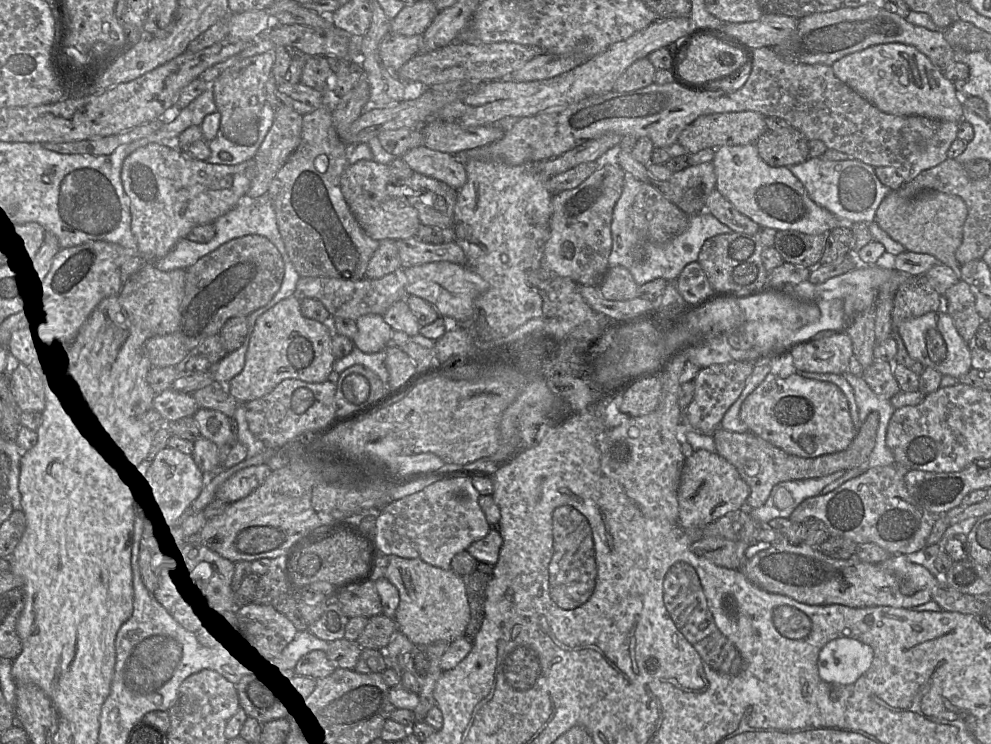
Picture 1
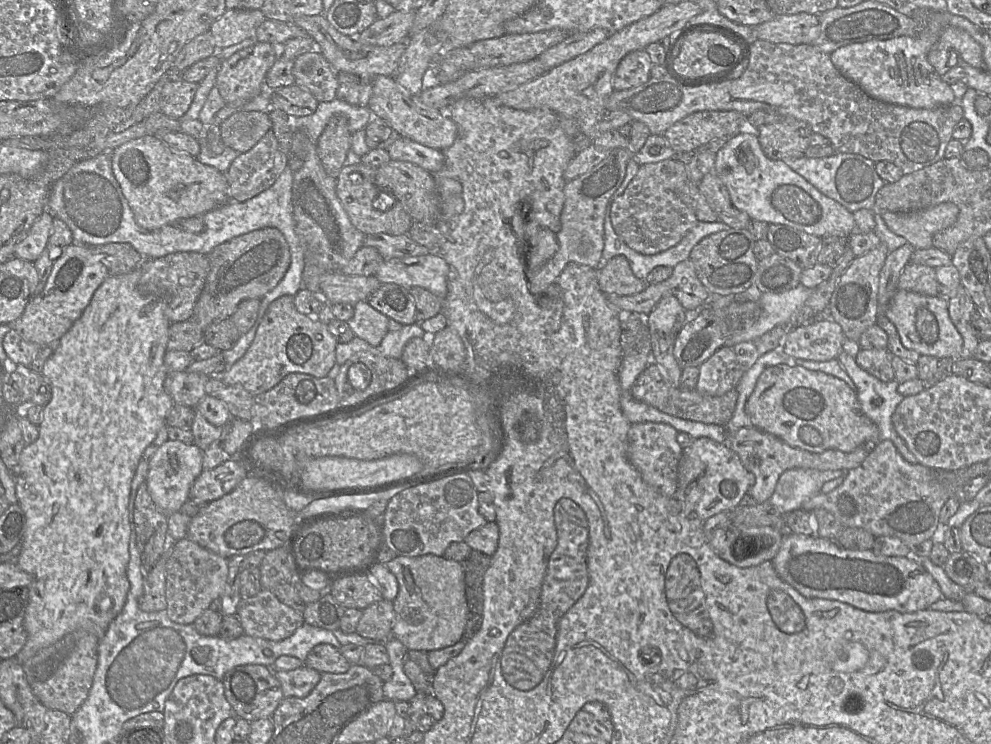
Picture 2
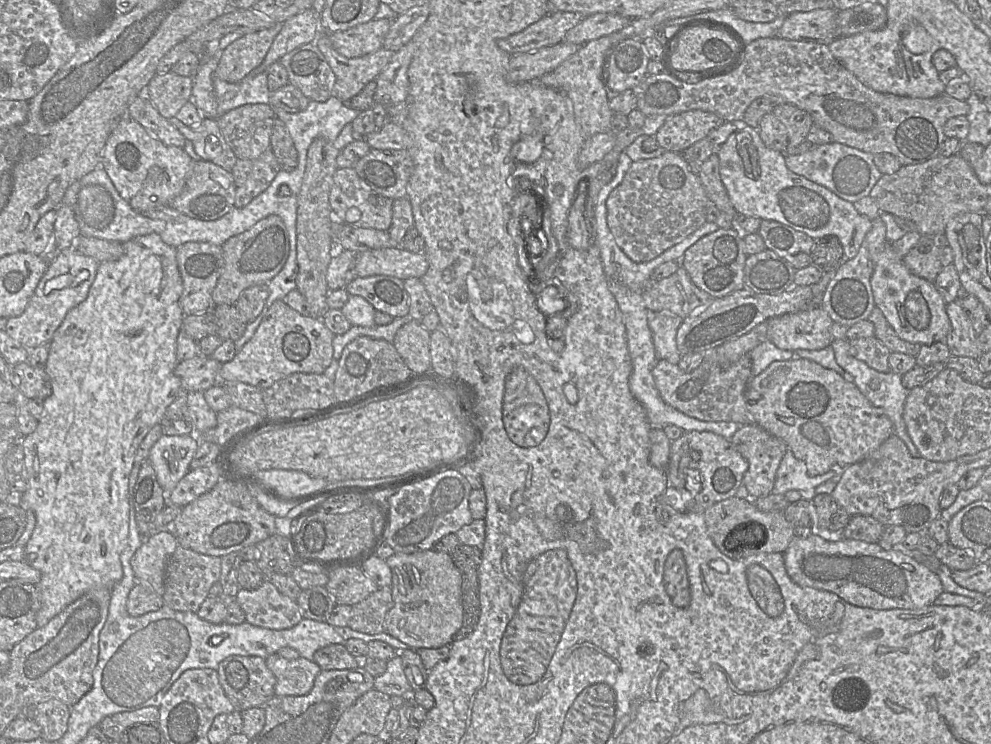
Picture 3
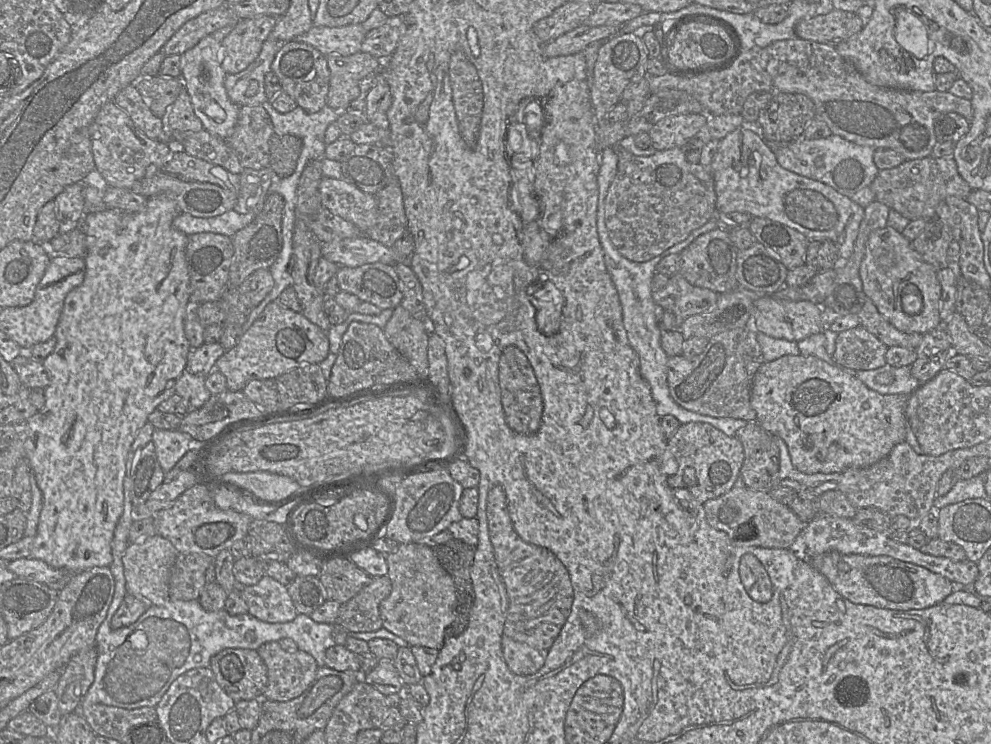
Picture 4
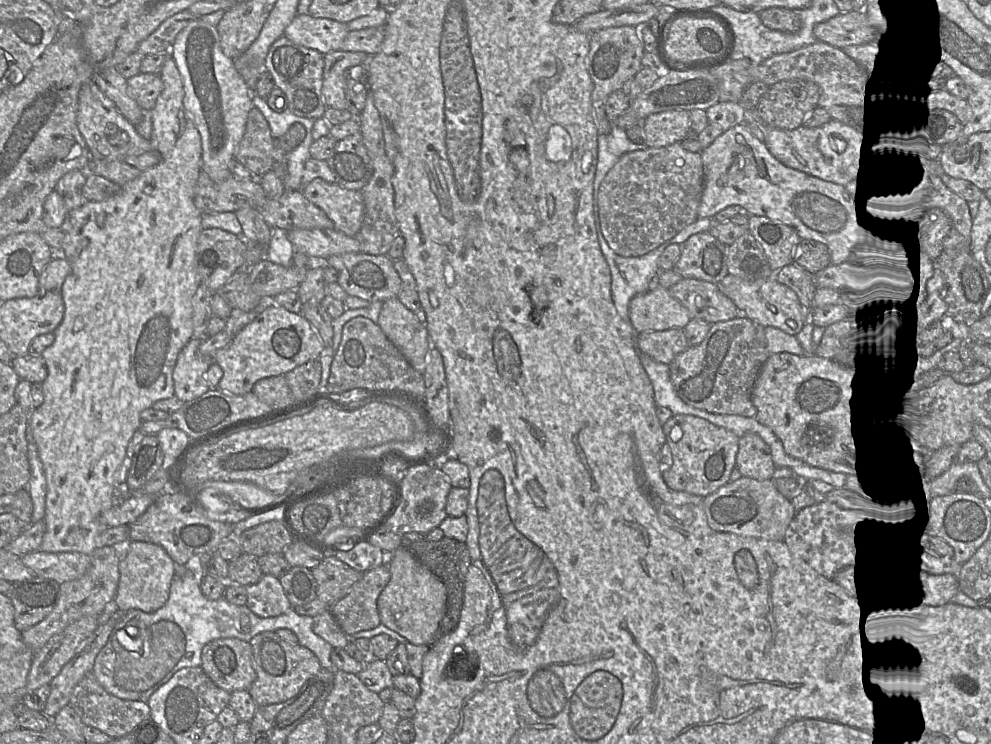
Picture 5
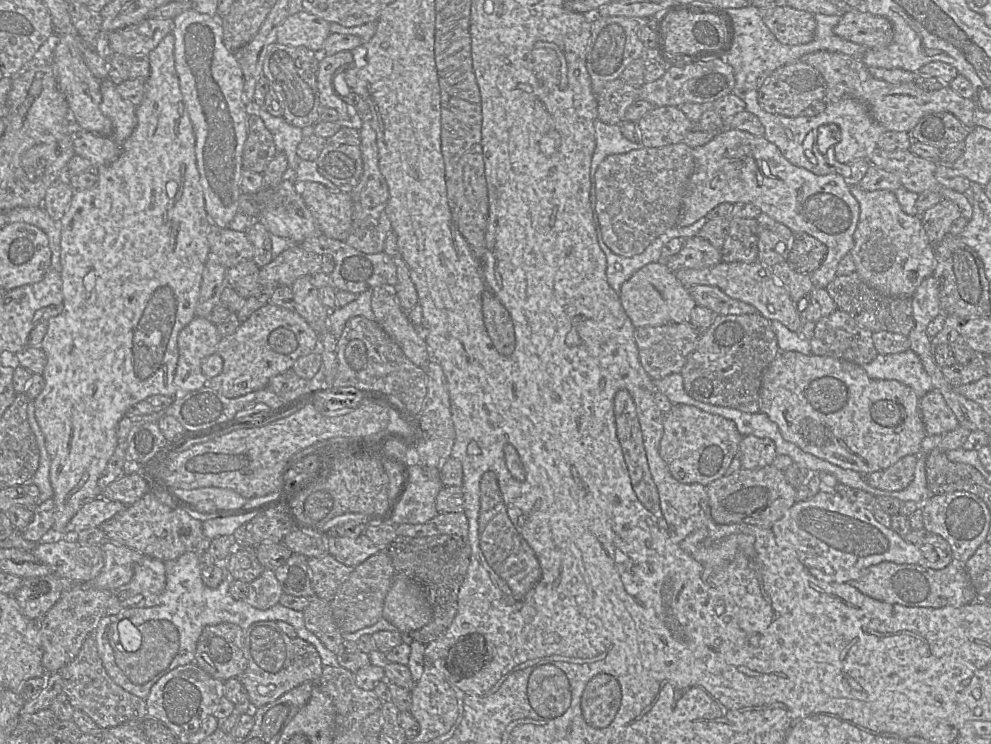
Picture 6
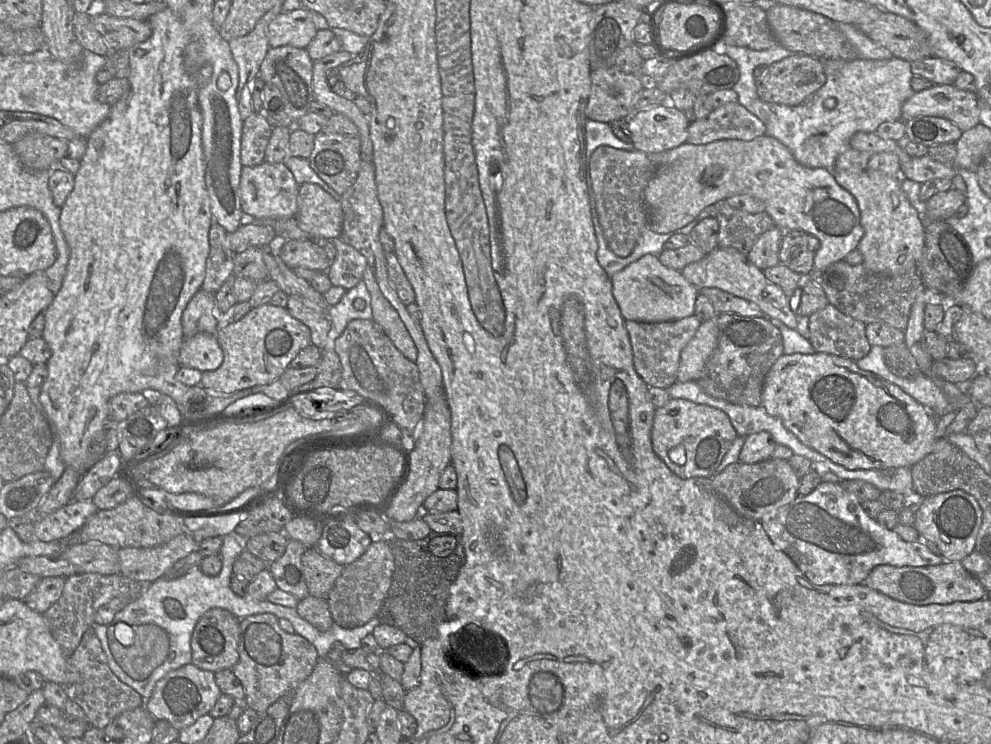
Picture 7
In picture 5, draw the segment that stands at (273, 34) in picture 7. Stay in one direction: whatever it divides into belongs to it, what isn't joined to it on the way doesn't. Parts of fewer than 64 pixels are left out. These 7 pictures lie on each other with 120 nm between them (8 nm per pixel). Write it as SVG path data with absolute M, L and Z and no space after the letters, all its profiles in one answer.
M297 14L286 27L284 36L296 44L316 49L322 55L341 50L349 28L347 23Z

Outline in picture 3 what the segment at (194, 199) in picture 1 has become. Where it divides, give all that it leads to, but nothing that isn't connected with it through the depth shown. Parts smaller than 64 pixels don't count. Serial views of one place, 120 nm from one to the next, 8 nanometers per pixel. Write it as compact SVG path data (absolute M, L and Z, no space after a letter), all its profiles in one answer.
M128 115L111 132L101 156L101 166L118 193L139 213L169 205L179 196L193 164L183 148L163 144Z

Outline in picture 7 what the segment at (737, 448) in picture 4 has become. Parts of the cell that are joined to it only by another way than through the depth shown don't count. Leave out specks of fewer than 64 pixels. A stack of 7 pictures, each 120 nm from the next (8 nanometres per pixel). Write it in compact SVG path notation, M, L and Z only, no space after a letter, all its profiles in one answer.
M671 398L664 406L656 408L651 431L654 453L675 475L682 479L713 477L737 436L738 434L726 413L711 406L697 404L681 398Z

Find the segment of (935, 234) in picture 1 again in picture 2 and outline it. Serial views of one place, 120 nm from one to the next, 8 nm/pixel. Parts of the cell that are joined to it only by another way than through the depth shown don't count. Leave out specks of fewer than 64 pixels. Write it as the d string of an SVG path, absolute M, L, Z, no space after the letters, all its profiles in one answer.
M952 202L914 212L880 212L888 228L904 237L914 249L933 247L933 236L954 224L958 214L959 208Z

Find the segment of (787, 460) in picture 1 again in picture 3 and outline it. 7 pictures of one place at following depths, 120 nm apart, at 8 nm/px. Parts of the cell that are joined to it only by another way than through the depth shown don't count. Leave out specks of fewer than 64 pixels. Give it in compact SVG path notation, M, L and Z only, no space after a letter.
M756 423L740 425L729 440L748 463L742 483L750 498L770 494L787 445Z

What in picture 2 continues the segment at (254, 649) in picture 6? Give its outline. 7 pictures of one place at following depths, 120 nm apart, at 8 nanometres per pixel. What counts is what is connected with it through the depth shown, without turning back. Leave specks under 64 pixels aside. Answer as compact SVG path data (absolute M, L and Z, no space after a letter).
M302 665L294 670L274 671L272 675L280 682L284 697L306 697L318 684L321 672Z

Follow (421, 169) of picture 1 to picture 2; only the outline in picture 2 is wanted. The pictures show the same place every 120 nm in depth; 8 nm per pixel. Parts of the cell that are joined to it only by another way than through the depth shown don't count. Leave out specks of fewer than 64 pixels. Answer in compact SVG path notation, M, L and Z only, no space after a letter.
M399 136L386 151L392 160L410 162L431 174L442 169L445 162L442 150L427 147L403 136Z

